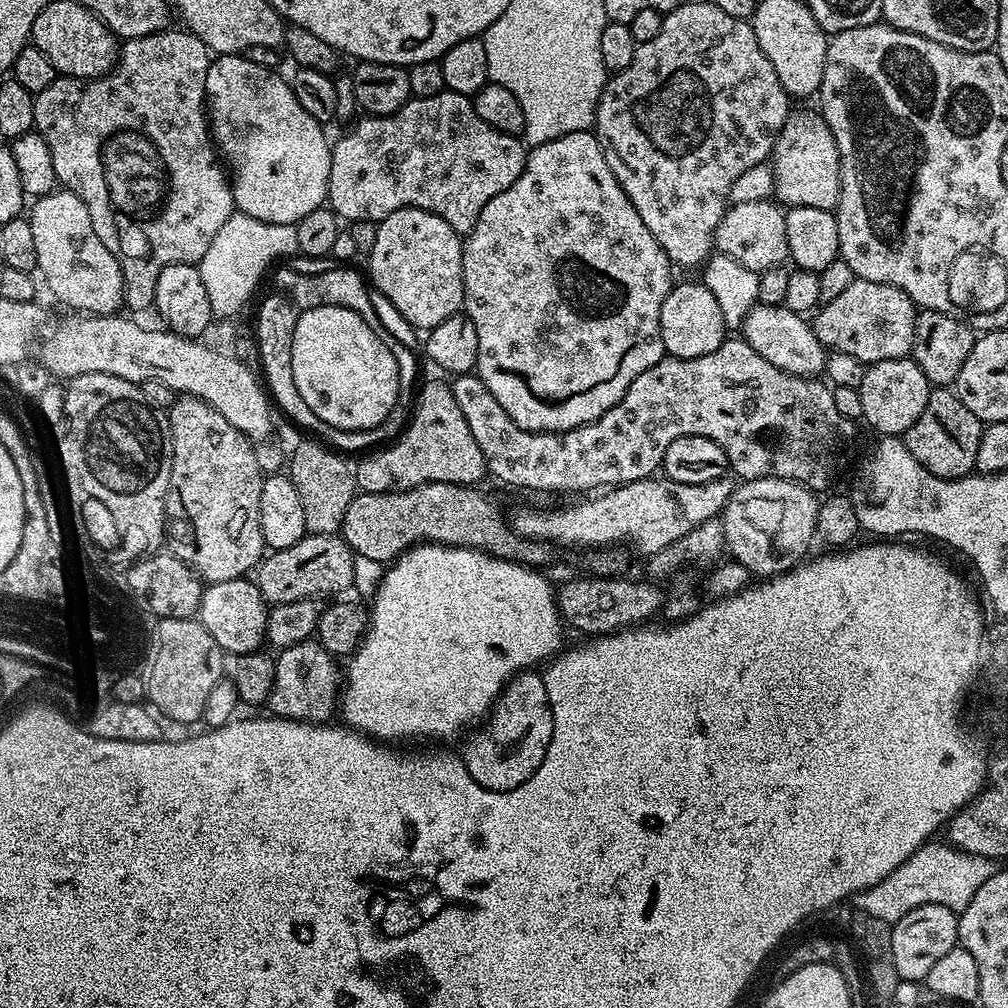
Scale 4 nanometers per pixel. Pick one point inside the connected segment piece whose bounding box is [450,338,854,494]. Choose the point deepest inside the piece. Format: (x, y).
(770, 423)

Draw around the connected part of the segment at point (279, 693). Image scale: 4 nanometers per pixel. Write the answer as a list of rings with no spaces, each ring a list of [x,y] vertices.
[[[315,639],[283,649],[275,657],[274,686],[266,708],[281,720],[304,720],[308,724],[322,724],[333,719],[342,695],[342,668],[334,657]]]

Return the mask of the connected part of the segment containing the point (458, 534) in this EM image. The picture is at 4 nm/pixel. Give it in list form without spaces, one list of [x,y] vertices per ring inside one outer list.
[[[434,482],[423,484],[417,488],[408,488],[405,492],[360,492],[350,502],[350,510],[346,510],[346,518],[342,535],[344,541],[352,547],[357,556],[376,559],[378,563],[387,565],[396,557],[414,548],[418,544],[449,544],[451,548],[477,548],[480,552],[488,552],[492,556],[501,556],[504,560],[515,560],[529,566],[544,566],[549,563],[549,545],[523,539],[512,531],[509,521],[500,513],[500,508],[488,496],[476,492],[475,487],[462,484]]]

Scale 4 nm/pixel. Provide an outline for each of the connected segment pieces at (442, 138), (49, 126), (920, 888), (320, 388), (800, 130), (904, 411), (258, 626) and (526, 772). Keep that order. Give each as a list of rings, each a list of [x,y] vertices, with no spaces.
[[[445,90],[433,96],[418,96],[394,114],[365,115],[363,119],[357,119],[351,125],[353,128],[337,144],[335,141],[331,145],[327,203],[344,222],[379,222],[403,208],[421,208],[438,214],[455,232],[467,234],[478,222],[482,206],[509,188],[524,169],[525,141],[494,130],[490,122],[482,122],[471,99],[457,92]]]
[[[172,31],[155,32],[123,41],[118,52],[116,66],[111,72],[107,72],[104,76],[97,76],[95,80],[57,75],[56,80],[50,82],[50,86],[46,86],[46,90],[37,92],[34,96],[34,128],[48,143],[56,179],[67,191],[82,198],[82,202],[90,214],[90,222],[94,222],[94,234],[98,234],[98,238],[102,238],[106,250],[110,250],[110,254],[114,254],[114,258],[120,263],[120,269],[124,275],[124,304],[132,312],[155,305],[158,274],[162,274],[162,270],[166,270],[166,266],[199,265],[206,250],[210,250],[210,242],[214,242],[214,234],[218,234],[218,230],[222,230],[222,226],[226,226],[226,218],[230,218],[234,211],[232,186],[218,159],[218,152],[214,147],[213,137],[210,135],[210,120],[206,115],[204,91],[210,63],[208,47],[193,32]]]
[[[929,842],[918,849],[898,870],[886,874],[882,882],[870,886],[865,892],[855,893],[855,907],[866,914],[874,914],[874,918],[882,918],[882,922],[896,924],[910,910],[918,910],[923,904],[941,904],[954,913],[963,912],[970,898],[978,894],[982,882],[990,878],[994,871],[993,861],[985,856],[975,856],[969,852],[959,852],[947,842]]]
[[[318,306],[297,315],[292,369],[302,402],[338,432],[377,428],[402,400],[400,367],[394,354],[358,313],[342,306]]]
[[[804,108],[801,112],[789,111],[788,121],[778,134],[770,157],[774,174],[775,199],[788,208],[814,206],[832,212],[840,197],[840,155],[819,111]]]
[[[890,358],[869,364],[864,369],[862,386],[859,388],[862,398],[863,423],[869,424],[881,437],[903,437],[910,426],[918,422],[926,408],[930,383],[912,358]]]
[[[248,578],[230,582],[214,582],[204,590],[198,619],[210,630],[210,638],[218,642],[225,653],[246,654],[258,652],[265,647],[270,605],[262,598],[260,587]]]
[[[525,670],[511,678],[493,705],[485,726],[462,752],[467,772],[480,786],[495,792],[505,792],[528,781],[545,758],[553,737],[553,710],[548,703],[543,677]]]

